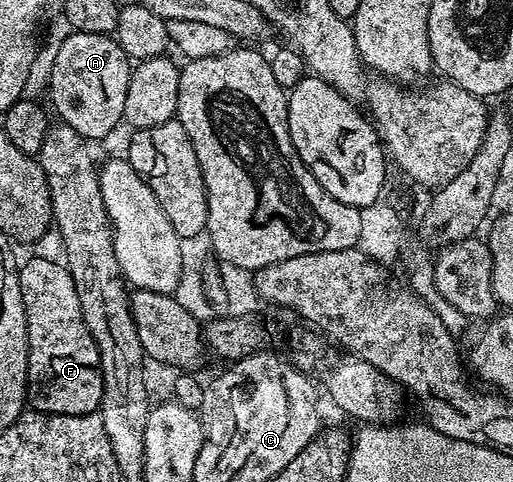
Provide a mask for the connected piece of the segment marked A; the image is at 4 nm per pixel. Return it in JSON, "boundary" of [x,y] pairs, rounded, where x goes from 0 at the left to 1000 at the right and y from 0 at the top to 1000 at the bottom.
{"boundary":[[[136,66],[113,95],[105,131],[97,137],[97,212],[119,251],[138,261],[156,286],[207,290],[218,266],[240,251],[242,199],[250,199],[250,166],[257,143],[255,122],[246,118],[236,95],[214,71],[173,71]]]}

